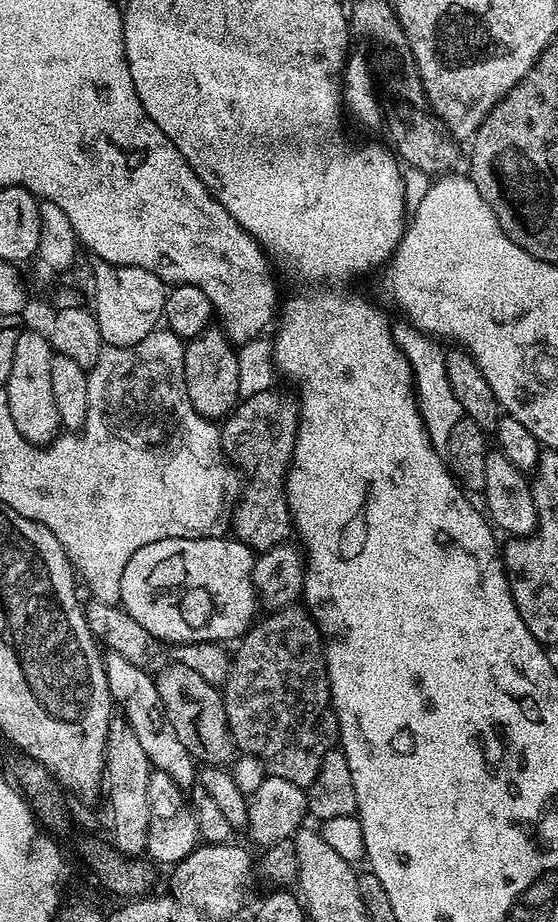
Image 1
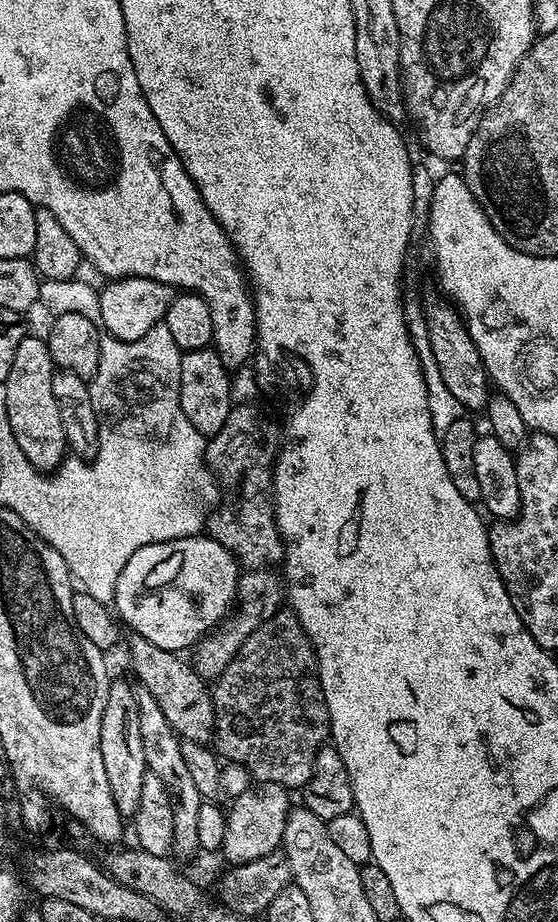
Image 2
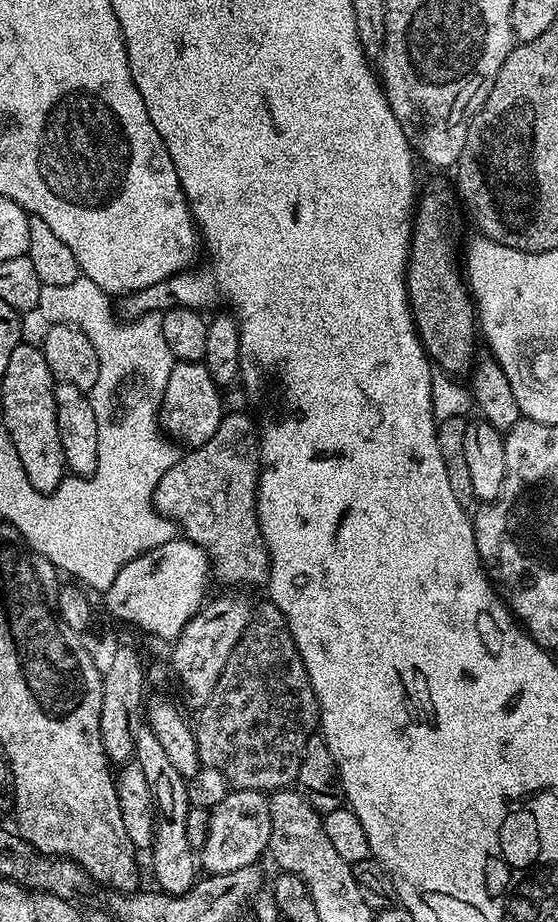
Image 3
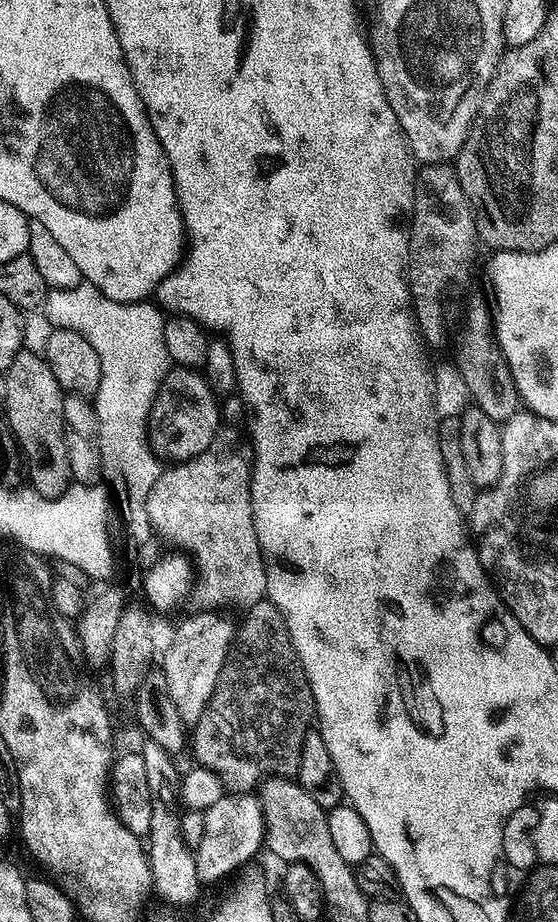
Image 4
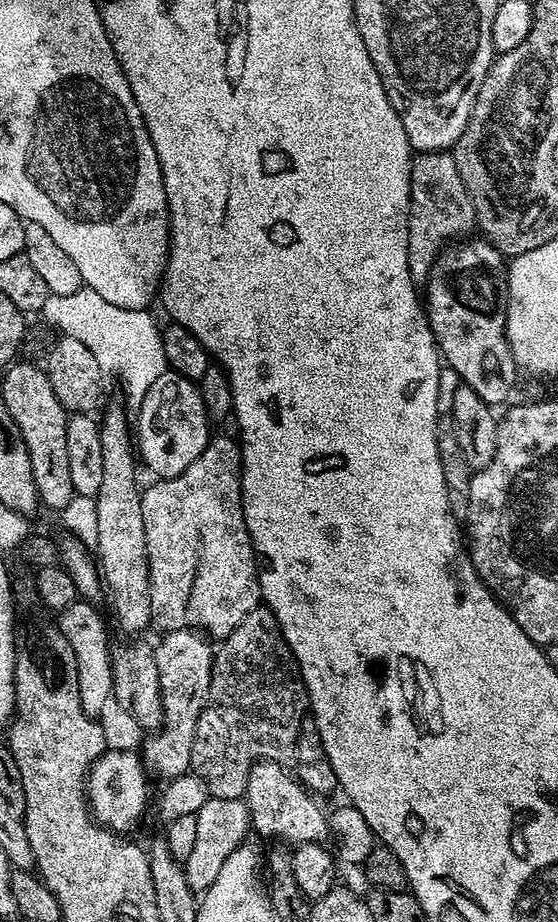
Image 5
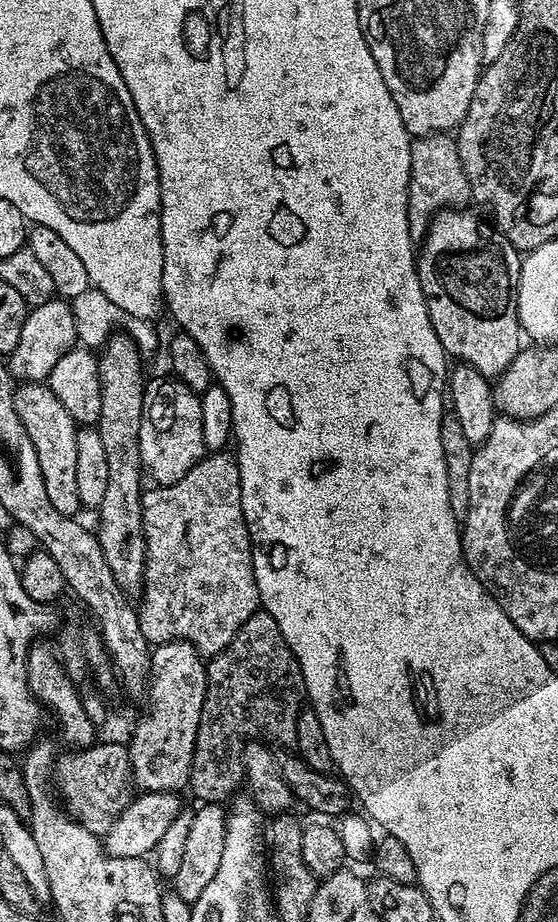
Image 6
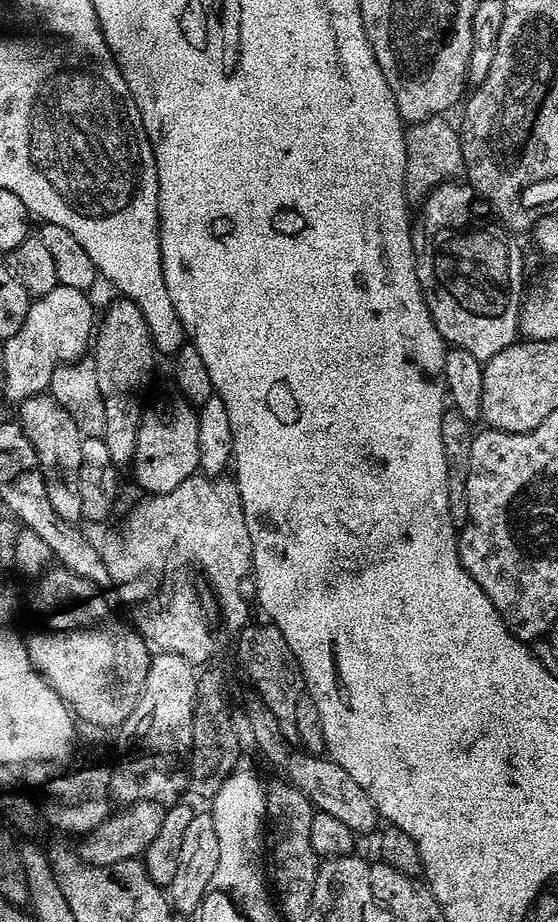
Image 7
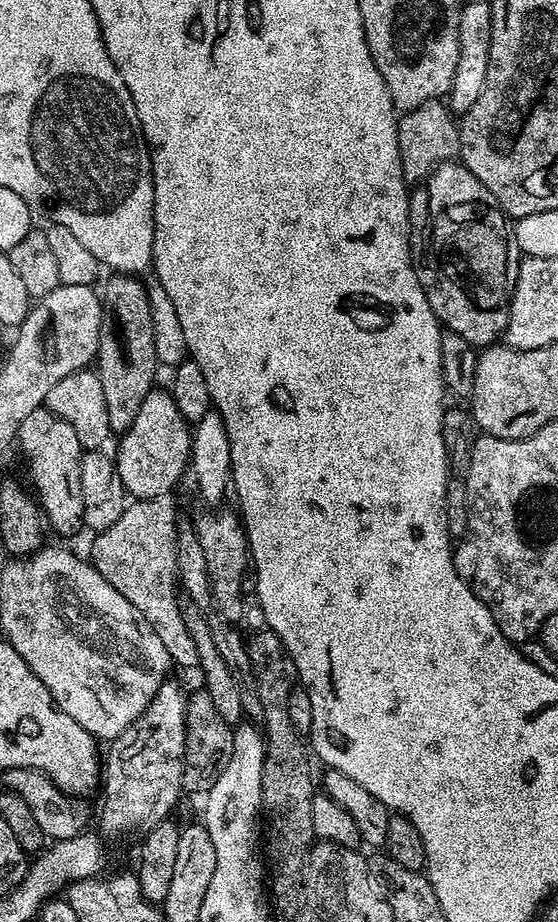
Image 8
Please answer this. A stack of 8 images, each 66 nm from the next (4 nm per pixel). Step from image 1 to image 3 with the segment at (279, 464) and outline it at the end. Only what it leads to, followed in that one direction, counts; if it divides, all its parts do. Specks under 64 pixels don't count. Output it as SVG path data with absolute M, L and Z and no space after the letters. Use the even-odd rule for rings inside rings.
M247 411L230 413L221 420L214 438L200 448L191 449L189 456L181 460L162 476L156 487L154 503L163 515L171 518L182 529L183 535L193 544L208 553L214 576L224 584L248 586L244 584L263 585L268 579L270 557L268 548L260 533L258 519L258 489L260 486L260 434L257 425L252 424Z

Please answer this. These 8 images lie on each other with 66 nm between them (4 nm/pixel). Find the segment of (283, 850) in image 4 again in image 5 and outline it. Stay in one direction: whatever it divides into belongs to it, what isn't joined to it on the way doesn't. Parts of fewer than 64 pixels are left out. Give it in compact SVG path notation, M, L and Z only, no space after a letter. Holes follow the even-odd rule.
M258 760L250 770L242 799L248 806L251 827L264 836L277 836L277 841L288 846L318 844L329 839L329 817L325 810L316 805L317 797L283 764Z

